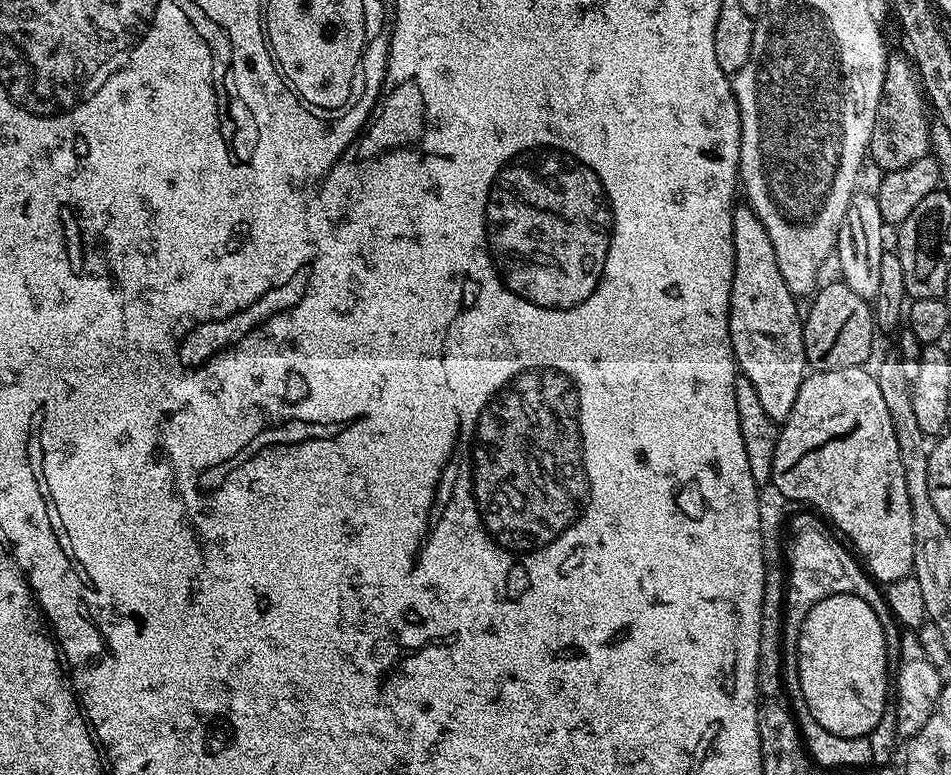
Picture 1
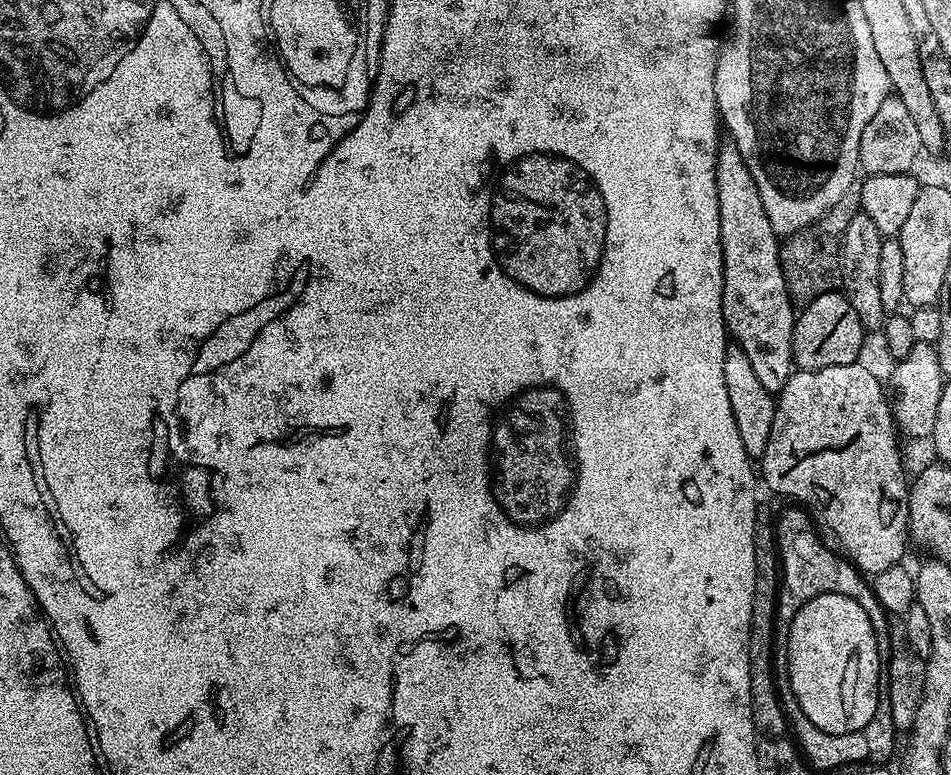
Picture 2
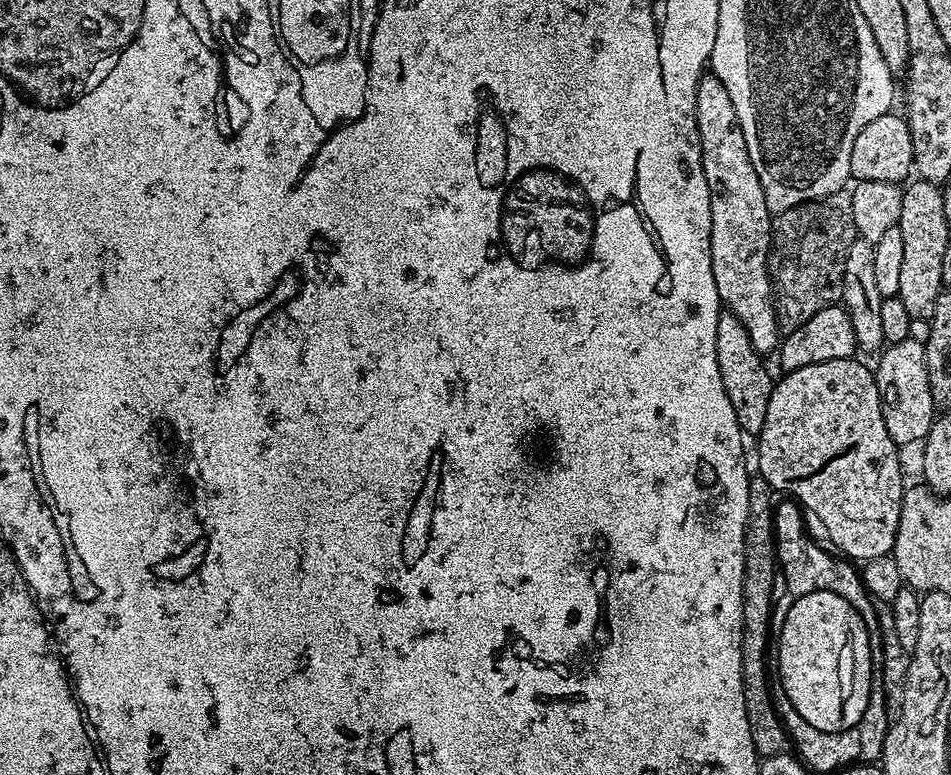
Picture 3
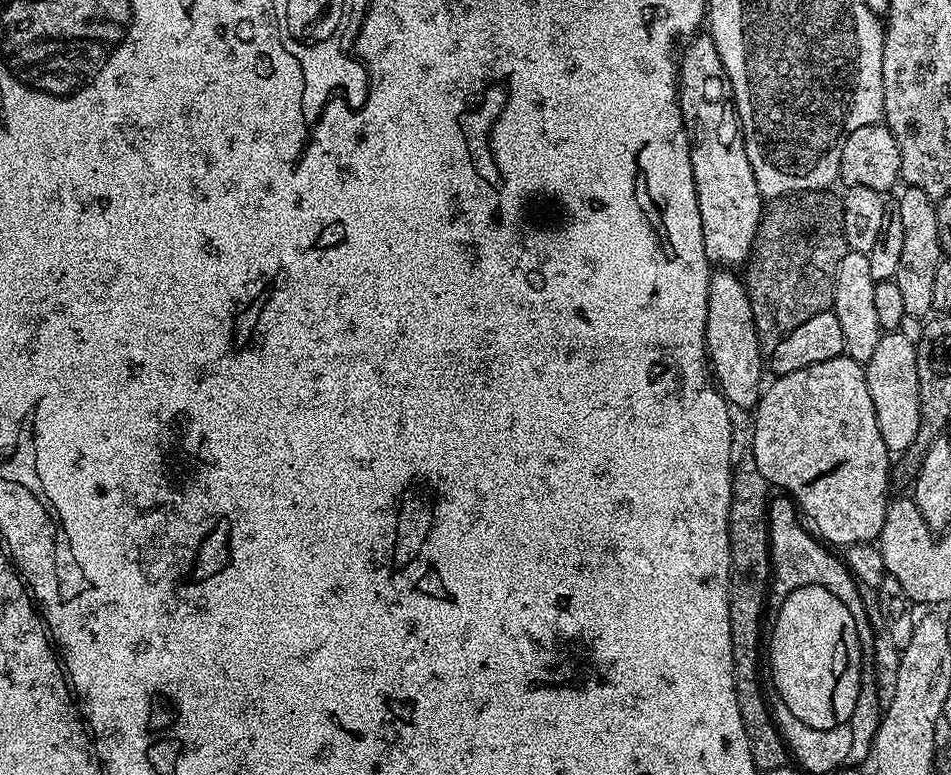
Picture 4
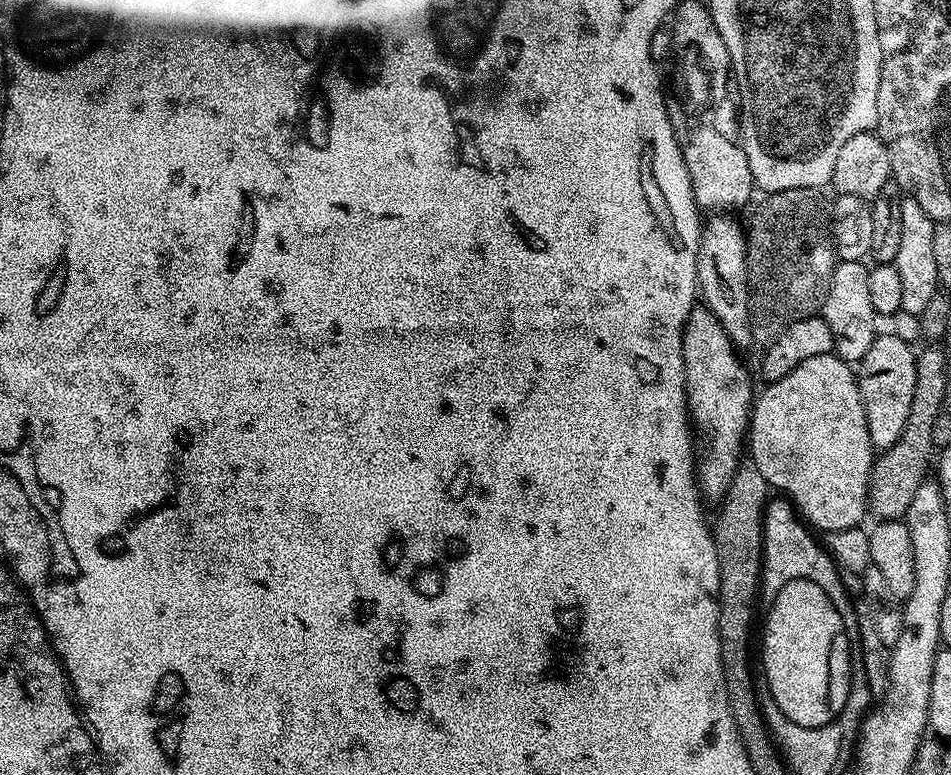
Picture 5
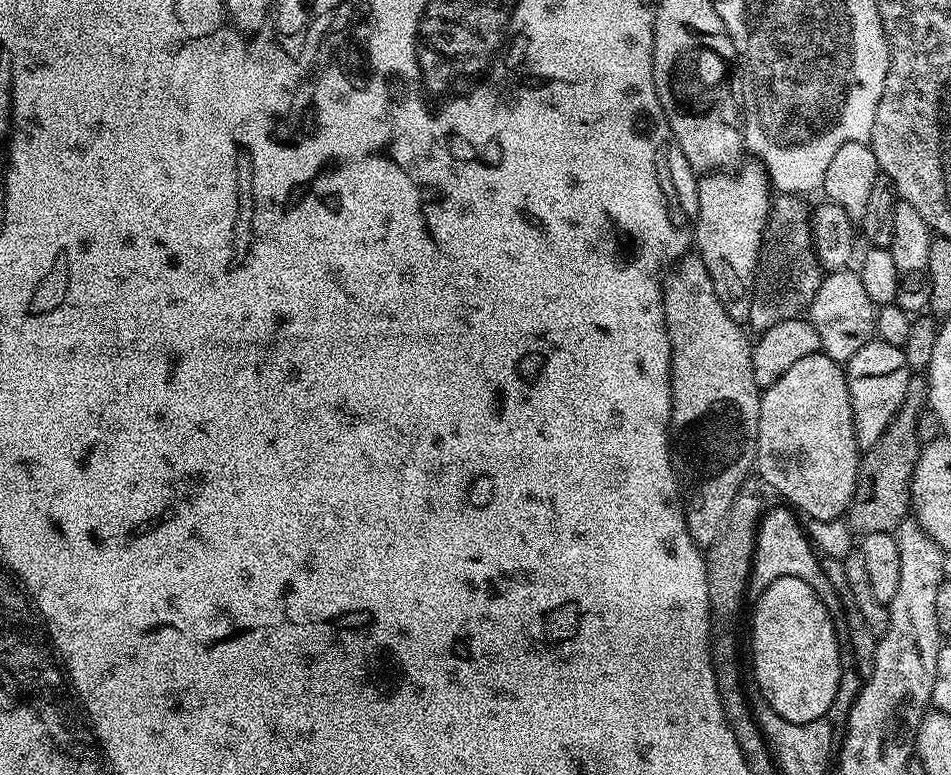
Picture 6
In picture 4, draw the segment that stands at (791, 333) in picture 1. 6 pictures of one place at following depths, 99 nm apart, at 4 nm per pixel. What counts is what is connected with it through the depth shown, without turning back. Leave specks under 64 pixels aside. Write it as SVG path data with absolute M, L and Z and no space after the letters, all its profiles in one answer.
M696 34L687 41L688 49L678 60L678 95L684 133L690 146L690 166L694 170L698 210L702 214L702 234L706 258L716 266L743 265L748 260L752 245L759 232L762 197L758 182L754 182L754 170L750 158L746 158L744 134L740 130L740 115L736 113L736 101L732 98L732 84L728 81L722 58L714 46L711 35Z

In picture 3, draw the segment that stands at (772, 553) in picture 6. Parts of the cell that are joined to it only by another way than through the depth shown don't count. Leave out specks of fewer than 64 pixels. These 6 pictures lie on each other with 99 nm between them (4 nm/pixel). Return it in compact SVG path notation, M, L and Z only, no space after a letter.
M784 498L781 501L781 504L779 501L775 505L772 525L776 531L778 568L782 573L782 584L784 580L784 592L788 596L777 595L775 597L774 611L770 616L771 631L778 634L782 630L782 622L786 622L788 607L794 600L815 592L833 592L846 598L846 602L850 602L850 606L854 606L854 610L858 610L858 614L866 626L866 634L870 638L870 656L876 656L876 664L884 664L884 655L882 654L884 636L880 633L880 616L878 611L876 612L877 605L864 588L864 582L857 565L833 554L827 547L825 547L826 549L819 548L808 537L808 532L804 529L805 513L802 511L801 505L791 498Z

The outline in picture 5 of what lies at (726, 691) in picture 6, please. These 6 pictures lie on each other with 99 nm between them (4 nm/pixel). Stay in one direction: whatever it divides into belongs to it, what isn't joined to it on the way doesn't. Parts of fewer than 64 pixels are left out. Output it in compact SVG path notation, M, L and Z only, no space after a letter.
M751 462L741 463L739 470L728 487L728 494L719 505L720 517L714 520L714 535L718 550L718 570L720 571L720 649L722 668L728 668L728 685L732 696L758 696L758 686L752 681L752 668L748 665L748 639L752 636L752 611L758 605L760 594L760 565L764 559L764 505L770 499L770 486L762 472Z

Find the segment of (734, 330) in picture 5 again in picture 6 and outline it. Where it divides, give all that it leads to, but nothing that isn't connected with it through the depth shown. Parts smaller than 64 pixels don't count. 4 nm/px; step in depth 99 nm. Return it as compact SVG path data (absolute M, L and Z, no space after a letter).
M751 163L741 172L729 174L721 170L705 175L696 185L698 214L694 221L694 248L710 274L710 282L714 282L726 314L741 322L747 321L750 314L757 260L770 205L768 173L759 163Z

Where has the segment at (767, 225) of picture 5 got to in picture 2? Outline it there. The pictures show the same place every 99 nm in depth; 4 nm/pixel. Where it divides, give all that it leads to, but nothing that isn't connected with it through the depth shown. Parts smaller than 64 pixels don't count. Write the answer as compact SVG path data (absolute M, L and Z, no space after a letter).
M859 167L854 170L854 182L827 214L811 229L787 237L780 250L780 265L786 278L788 292L795 303L805 304L824 293L837 291L843 281L842 243L847 226L861 211L862 189L868 172Z

